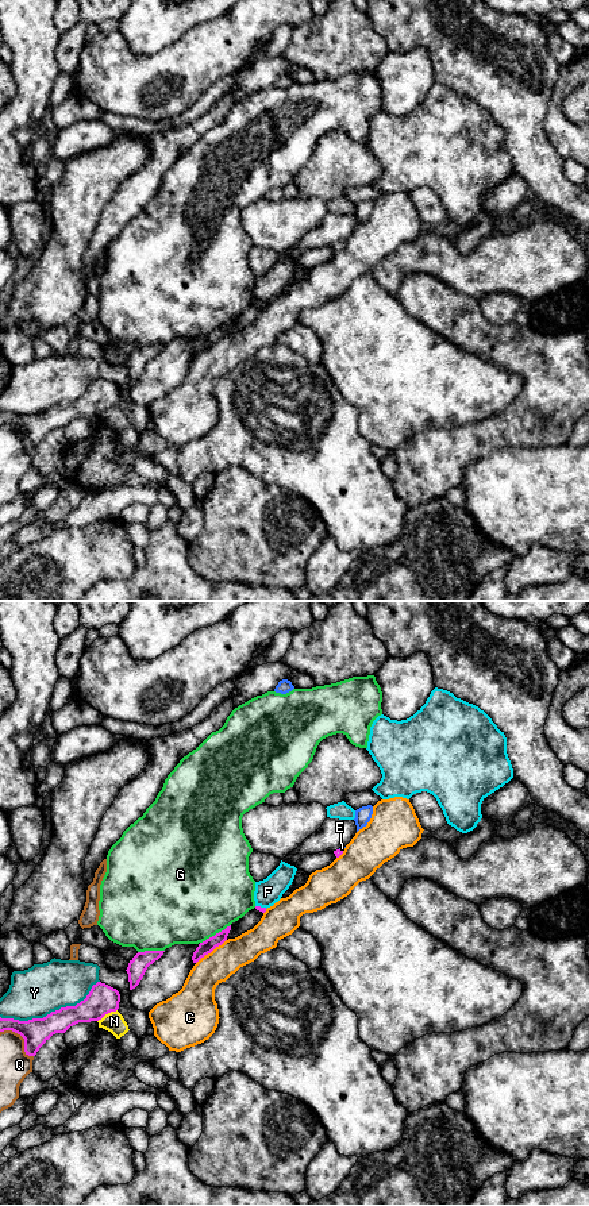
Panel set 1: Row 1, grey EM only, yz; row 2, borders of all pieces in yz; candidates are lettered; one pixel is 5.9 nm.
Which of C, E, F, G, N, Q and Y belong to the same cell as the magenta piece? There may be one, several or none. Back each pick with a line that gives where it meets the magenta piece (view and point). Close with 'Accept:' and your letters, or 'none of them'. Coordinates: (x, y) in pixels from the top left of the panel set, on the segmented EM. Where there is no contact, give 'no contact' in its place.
E: yz (341, 850)
Accept: E

